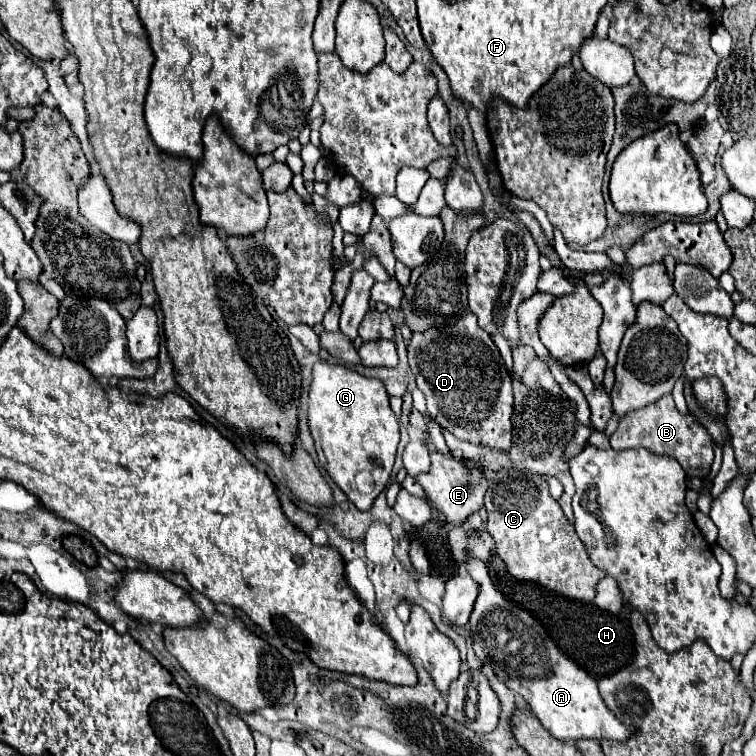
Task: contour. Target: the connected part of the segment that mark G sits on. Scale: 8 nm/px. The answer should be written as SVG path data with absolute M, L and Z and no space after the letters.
M318 361L312 367L308 389L308 427L312 435L320 435L324 451L322 465L334 483L360 511L370 509L372 501L390 479L400 439L398 419L390 409L384 383L364 377L344 365Z

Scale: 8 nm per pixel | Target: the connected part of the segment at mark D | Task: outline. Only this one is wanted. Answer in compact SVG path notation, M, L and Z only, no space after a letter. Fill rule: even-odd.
M464 311L444 329L412 333L408 361L418 389L426 397L430 417L462 441L484 443L496 449L510 449L512 443L512 377L490 339L478 327L476 315Z

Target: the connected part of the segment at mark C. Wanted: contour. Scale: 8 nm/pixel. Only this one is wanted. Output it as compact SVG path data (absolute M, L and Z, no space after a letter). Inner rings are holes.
M528 469L496 471L486 491L486 511L486 531L492 535L496 553L512 577L540 583L554 593L578 601L592 601L596 597L596 585L606 573L592 565L584 543L568 523L558 501L552 499L548 483L540 475Z

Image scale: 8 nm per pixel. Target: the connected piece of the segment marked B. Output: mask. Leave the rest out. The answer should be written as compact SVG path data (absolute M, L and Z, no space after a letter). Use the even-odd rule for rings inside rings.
M672 395L660 397L656 403L648 405L646 409L636 409L636 411L626 413L620 419L618 429L610 437L610 445L612 449L618 449L618 451L632 449L632 447L644 447L656 455L670 455L684 467L686 475L700 477L700 479L708 477L710 465L712 465L710 461L714 457L712 437L708 435L708 431L692 415L682 417L674 405Z

